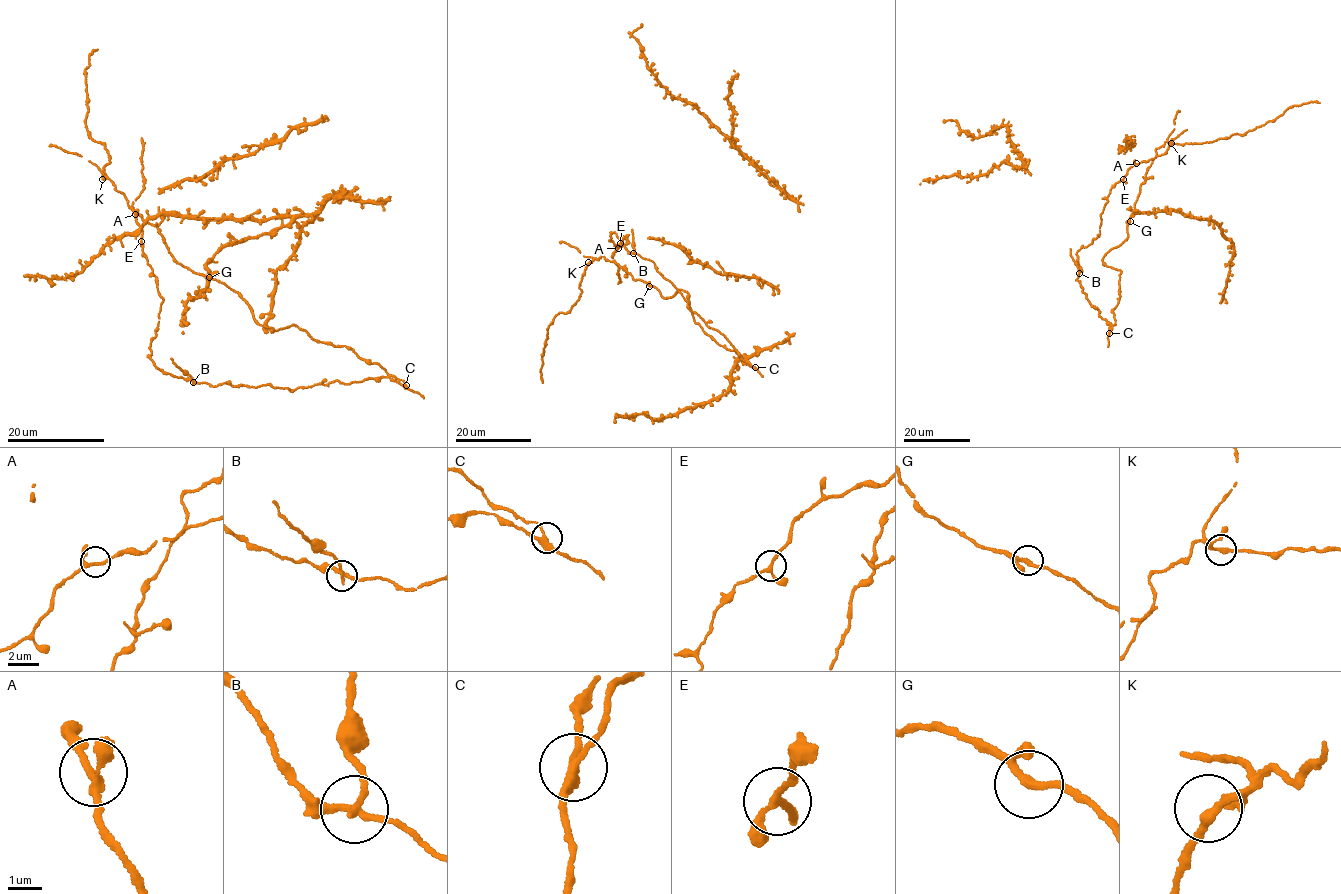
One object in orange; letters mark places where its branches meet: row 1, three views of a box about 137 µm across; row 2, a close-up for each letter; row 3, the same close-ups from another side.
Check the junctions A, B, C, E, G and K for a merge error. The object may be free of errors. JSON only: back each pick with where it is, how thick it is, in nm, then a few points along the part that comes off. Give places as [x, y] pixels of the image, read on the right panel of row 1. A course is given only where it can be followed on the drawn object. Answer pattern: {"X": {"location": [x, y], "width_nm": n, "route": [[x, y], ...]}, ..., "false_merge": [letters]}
{"B": {"location": [1079, 273], "width_nm": 190, "route": [[1079, 273], [1070, 248]]}, "false_merge": ["B"]}

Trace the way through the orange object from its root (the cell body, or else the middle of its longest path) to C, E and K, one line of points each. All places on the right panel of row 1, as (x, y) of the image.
C: (1081, 270), (1075, 280), (1090, 304), (1100, 311), (1099, 316), (1111, 324), (1109, 333)
E: (1081, 270), (1077, 251), (1091, 244), (1099, 233), (1100, 214), (1110, 189), (1123, 179)
K: (1081, 270), (1075, 280), (1111, 324), (1108, 333), (1121, 273), (1102, 259), (1128, 236), (1155, 150), (1171, 143)

